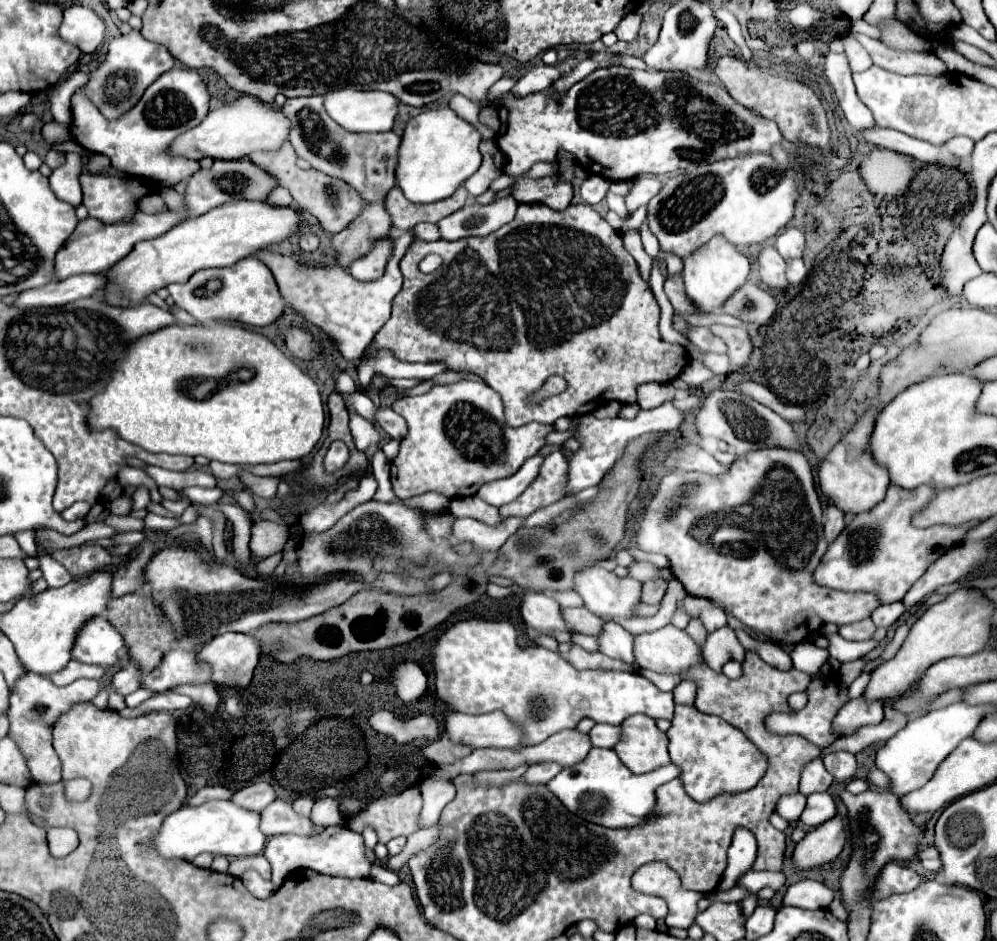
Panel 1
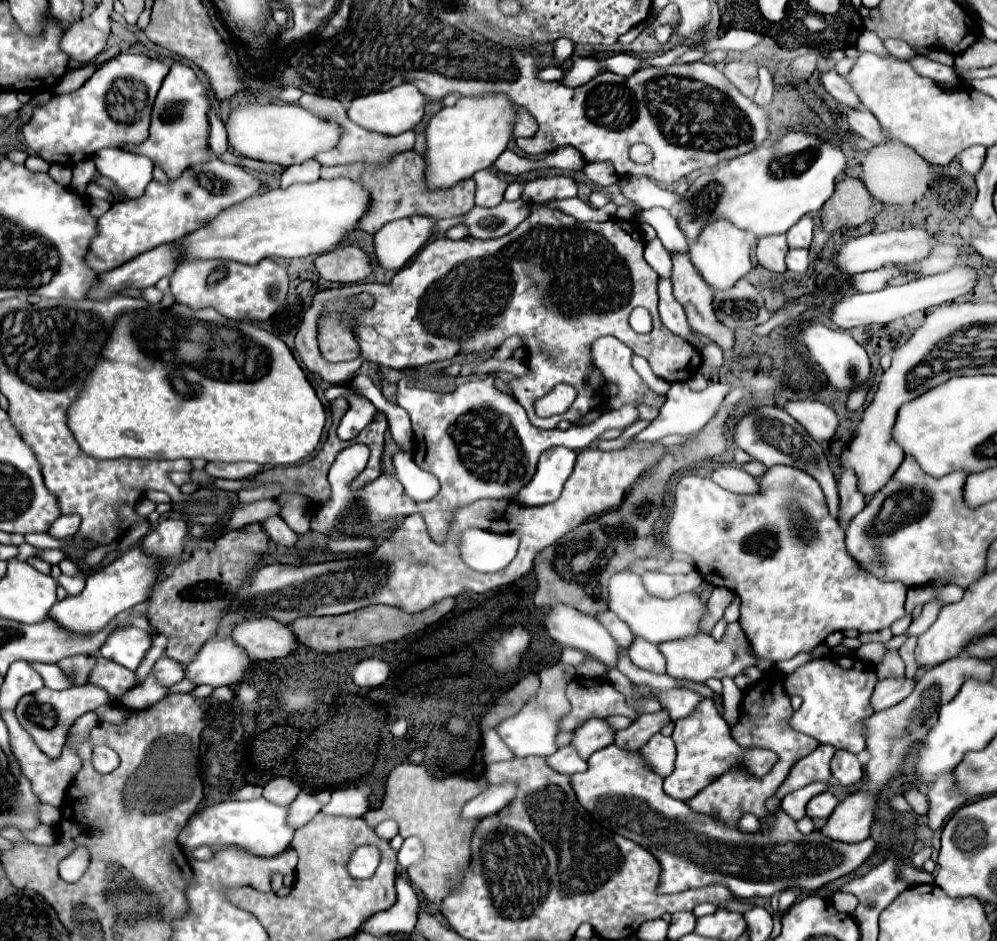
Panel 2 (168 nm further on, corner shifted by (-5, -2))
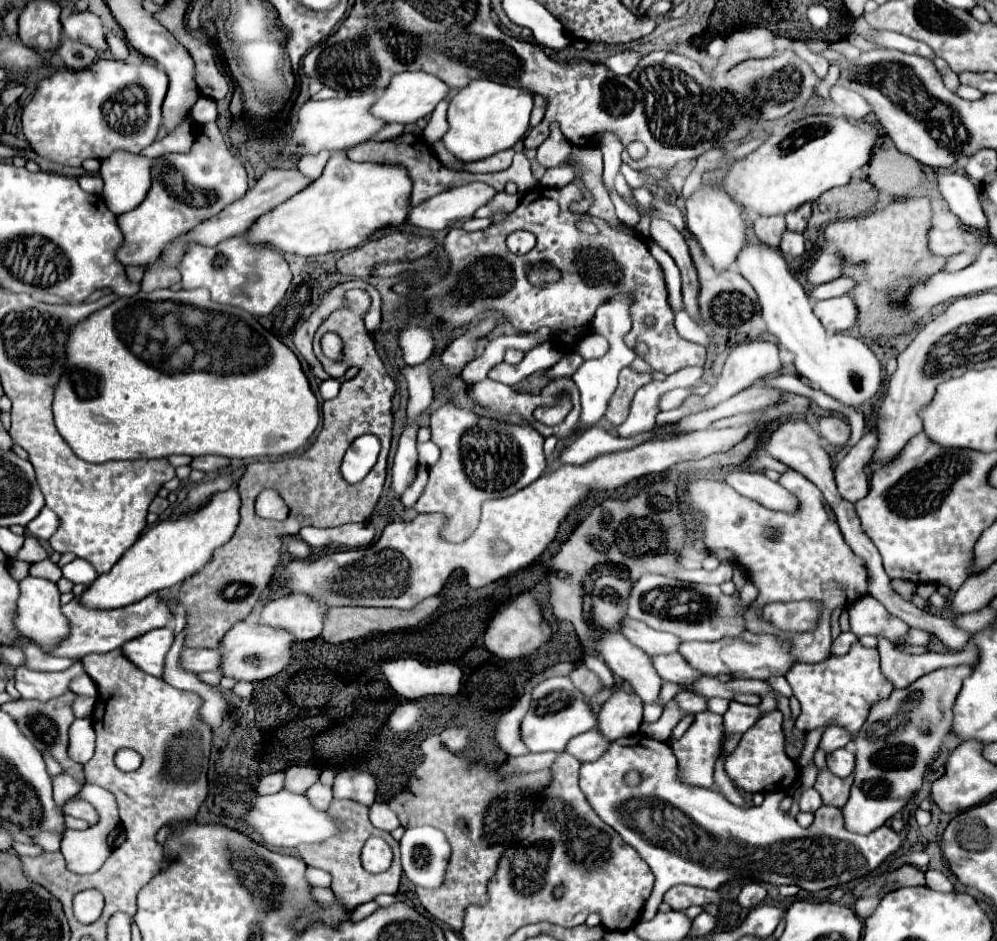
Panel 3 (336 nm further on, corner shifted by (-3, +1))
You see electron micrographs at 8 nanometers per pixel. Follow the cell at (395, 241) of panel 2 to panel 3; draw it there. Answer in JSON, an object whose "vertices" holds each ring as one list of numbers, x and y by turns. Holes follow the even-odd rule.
{"vertices":[[467,183,463,187,439,193,411,209,407,223,439,231,449,227,453,221,471,219,473,213,493,199,497,191,487,183]]}

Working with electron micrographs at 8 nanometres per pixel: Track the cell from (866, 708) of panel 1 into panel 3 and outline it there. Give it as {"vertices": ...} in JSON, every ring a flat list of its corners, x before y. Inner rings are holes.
{"vertices":[[879,637,879,653,881,653,881,671,887,679,893,681,895,689,907,687,919,677,951,665,973,665,977,661,977,651,967,647,963,651,947,651,947,653,925,653,911,655,895,649,887,639]]}

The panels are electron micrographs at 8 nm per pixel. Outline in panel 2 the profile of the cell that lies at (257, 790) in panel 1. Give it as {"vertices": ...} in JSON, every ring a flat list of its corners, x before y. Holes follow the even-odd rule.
{"vertices":[[275,778,271,780,265,788,263,788,263,798,273,802,273,804,281,804,287,806,295,800,295,796,299,794,299,786,295,782,291,782,289,778]]}

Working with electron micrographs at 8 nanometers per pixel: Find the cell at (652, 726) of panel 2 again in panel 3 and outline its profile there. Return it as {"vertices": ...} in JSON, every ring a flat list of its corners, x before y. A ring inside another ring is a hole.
{"vertices":[[681,691,677,697,679,709,683,709,685,713,697,713,697,711,705,711,707,709,707,697,699,695,699,693,691,693,691,691]]}

